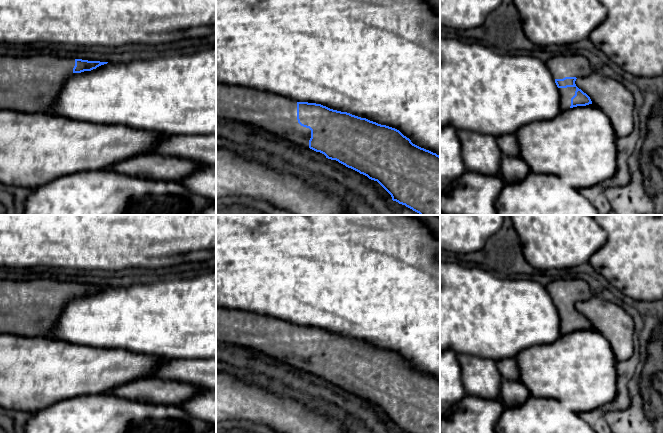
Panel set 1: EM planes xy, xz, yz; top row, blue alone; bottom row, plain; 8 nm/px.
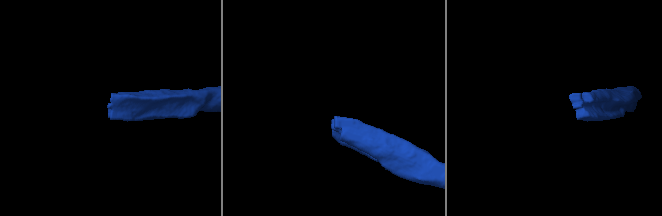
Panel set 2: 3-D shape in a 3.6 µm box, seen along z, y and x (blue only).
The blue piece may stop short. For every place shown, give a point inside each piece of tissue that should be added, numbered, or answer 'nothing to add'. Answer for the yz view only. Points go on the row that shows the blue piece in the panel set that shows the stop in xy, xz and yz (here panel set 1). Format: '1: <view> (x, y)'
1: yz (566, 94)

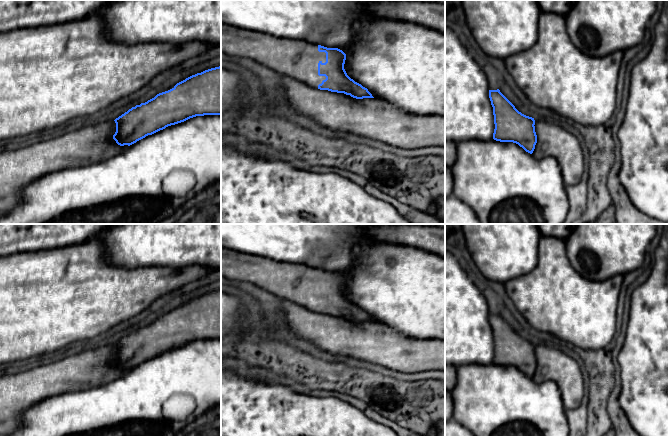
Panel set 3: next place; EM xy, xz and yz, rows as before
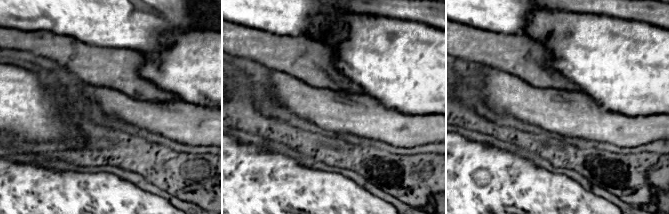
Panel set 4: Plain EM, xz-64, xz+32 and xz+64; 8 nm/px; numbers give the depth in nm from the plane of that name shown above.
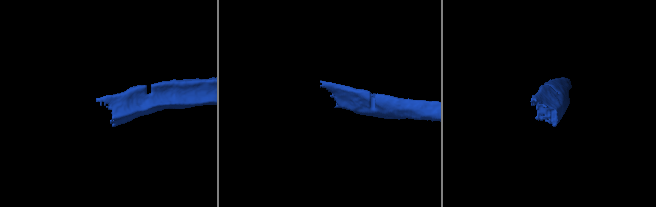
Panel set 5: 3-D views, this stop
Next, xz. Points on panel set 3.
1: xz (298, 59)

